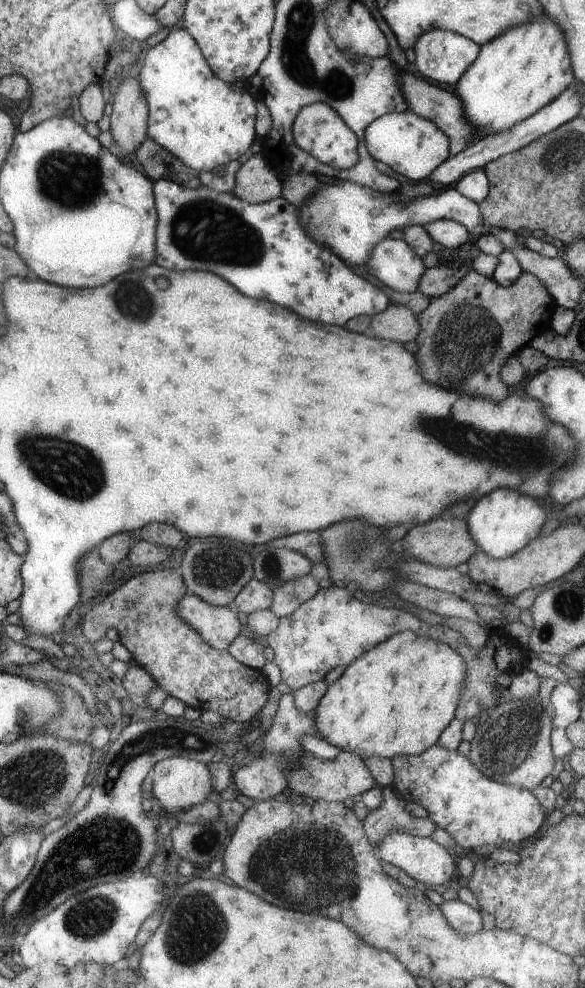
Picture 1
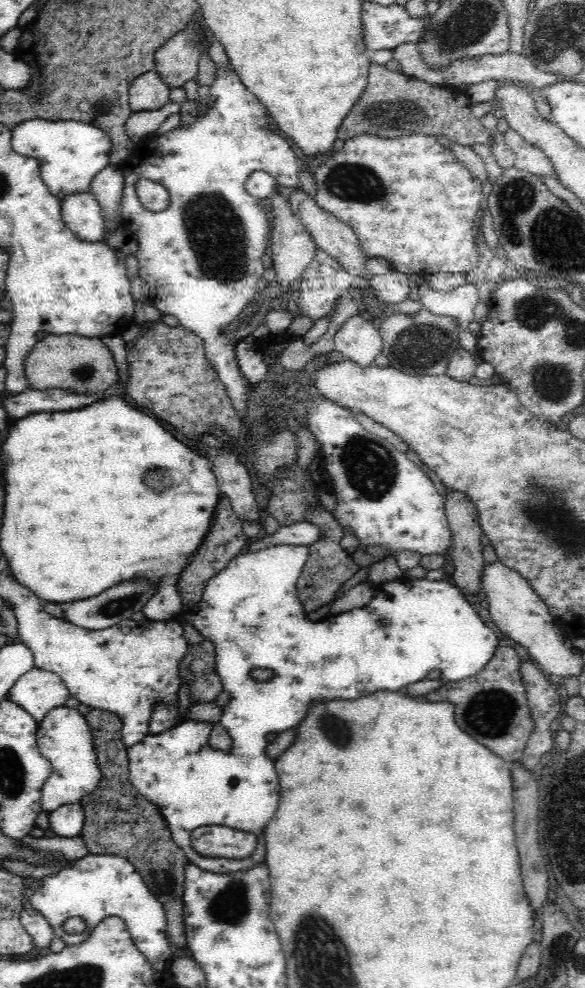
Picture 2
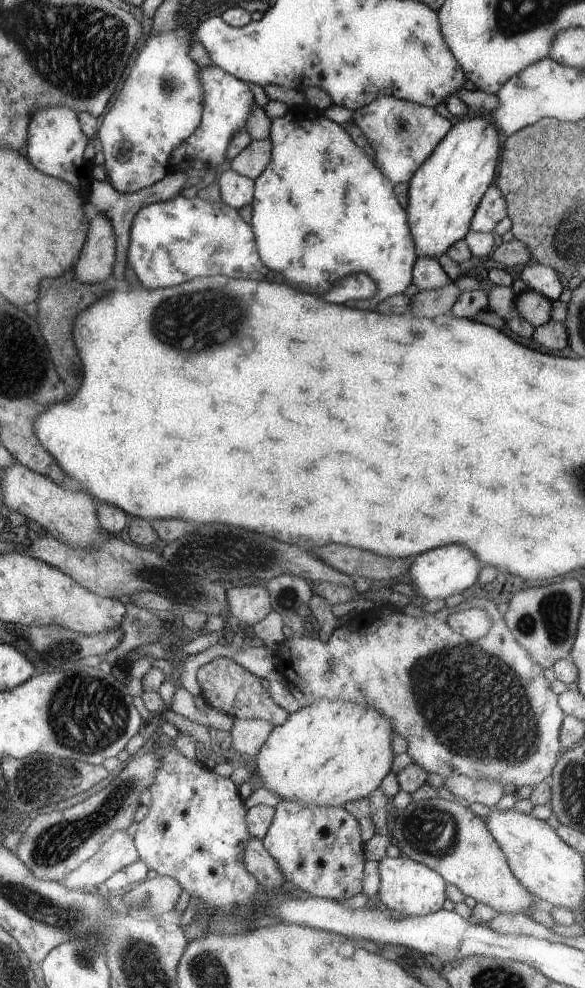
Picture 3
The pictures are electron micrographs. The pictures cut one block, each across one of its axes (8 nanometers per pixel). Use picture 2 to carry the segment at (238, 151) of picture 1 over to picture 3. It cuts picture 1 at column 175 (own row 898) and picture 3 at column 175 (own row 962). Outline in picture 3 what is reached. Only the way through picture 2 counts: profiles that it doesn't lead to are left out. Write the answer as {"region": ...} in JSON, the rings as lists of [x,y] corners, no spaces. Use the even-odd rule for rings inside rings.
{"region":[[[203,67],[199,69],[199,82],[203,89],[202,118],[195,130],[179,144],[170,154],[169,164],[171,170],[185,170],[189,168],[210,169],[216,164],[223,163],[223,154],[230,136],[244,127],[246,118],[250,115],[254,103],[253,95],[247,83],[236,79],[219,67]]]}

